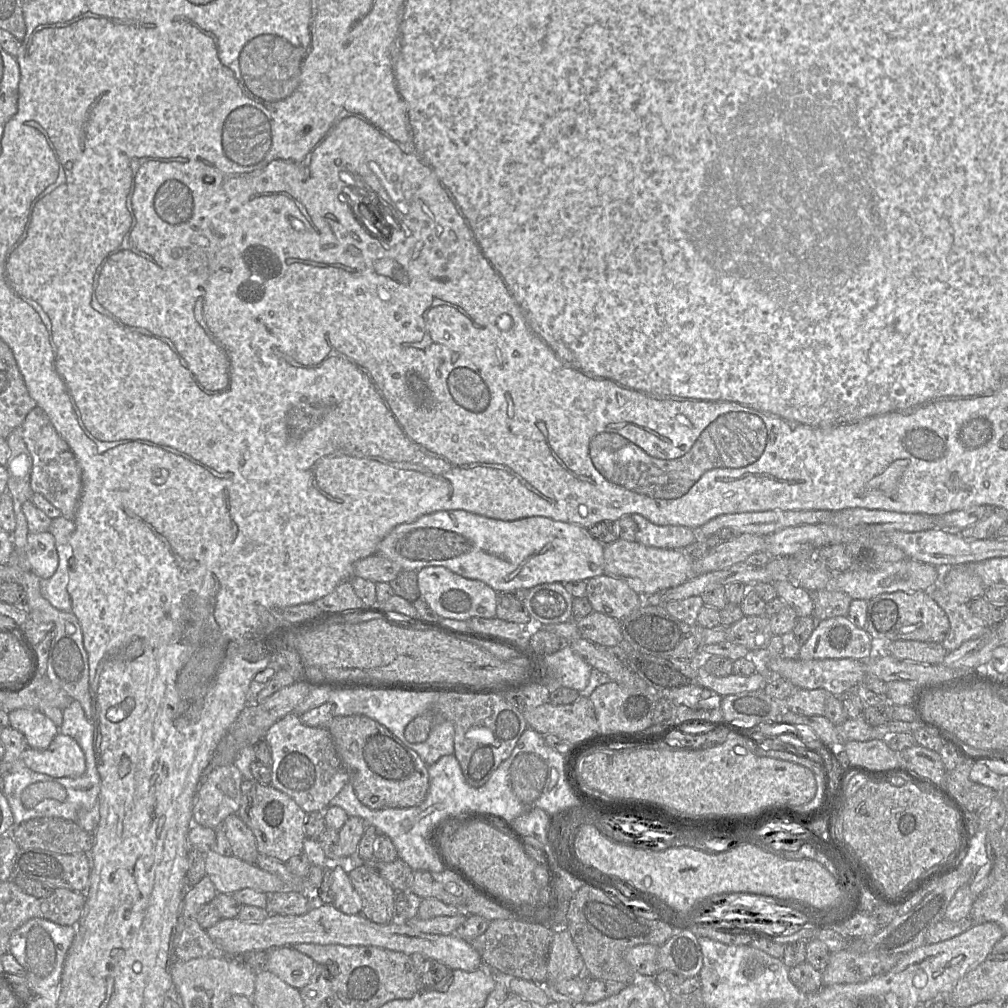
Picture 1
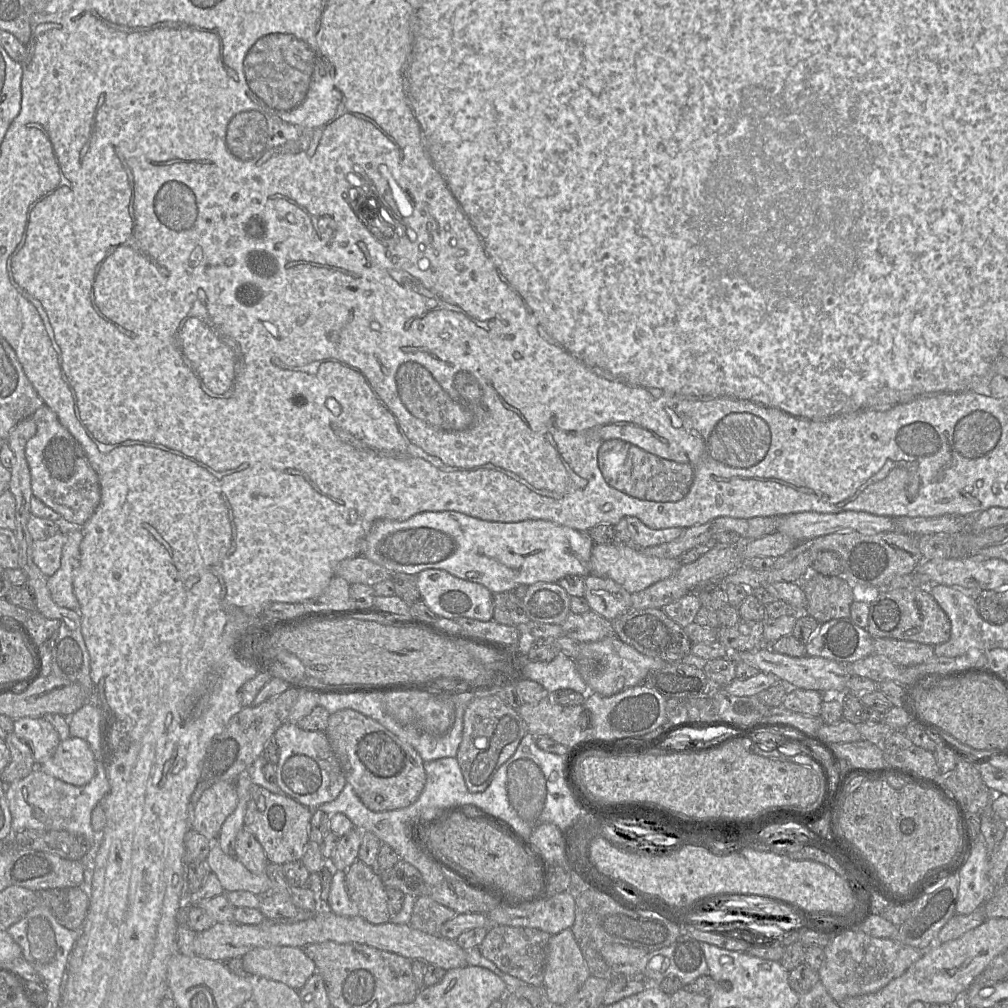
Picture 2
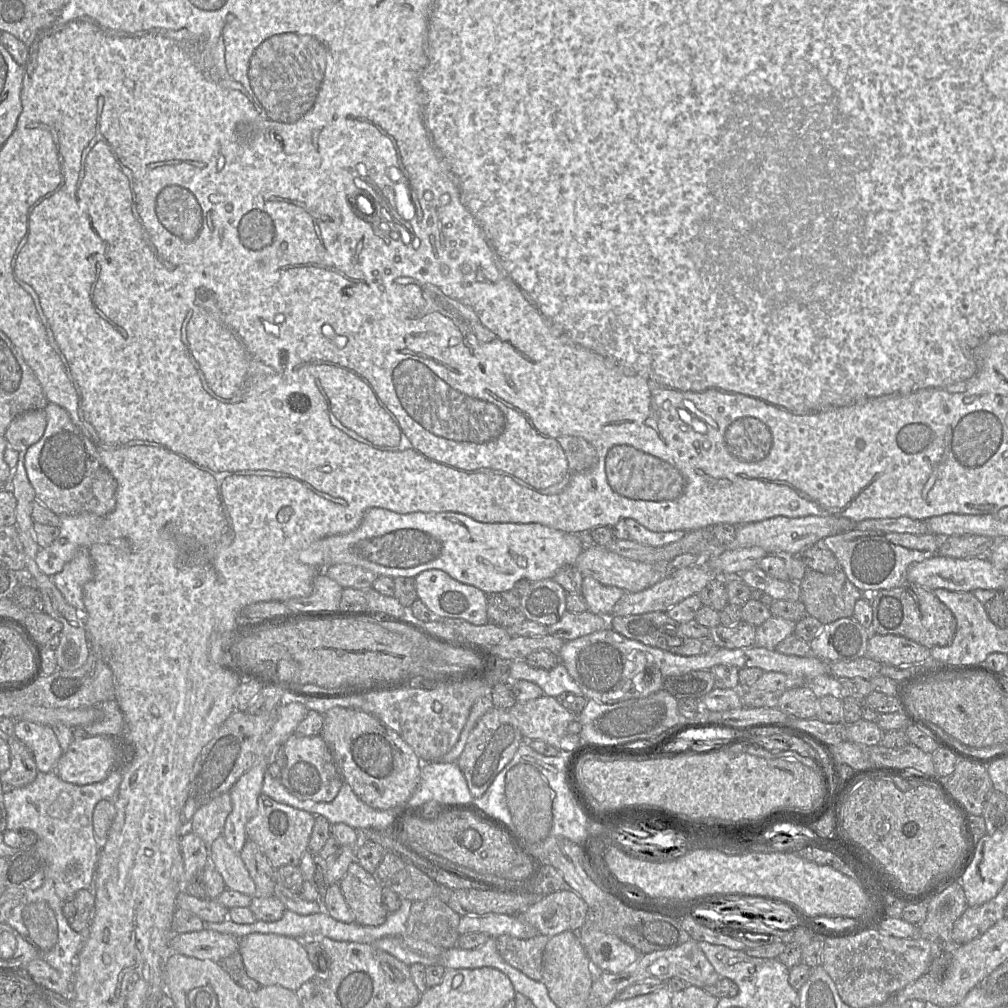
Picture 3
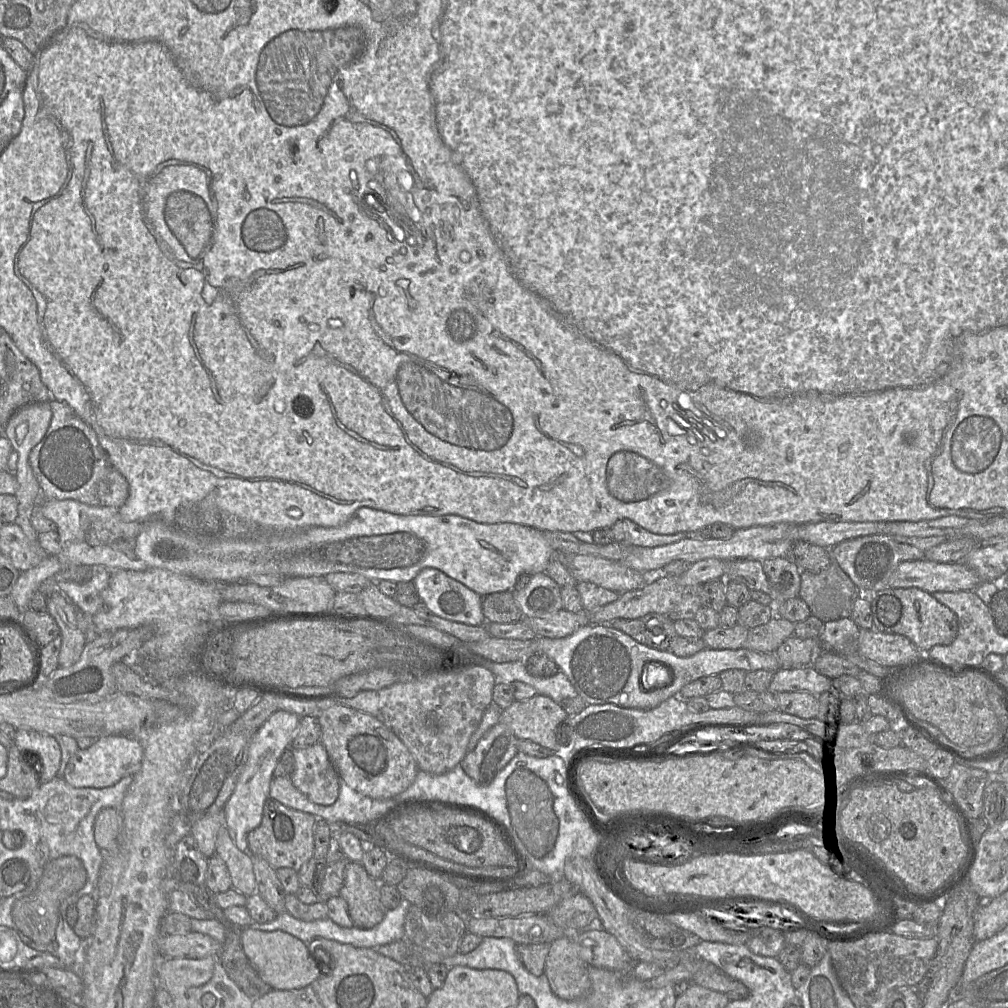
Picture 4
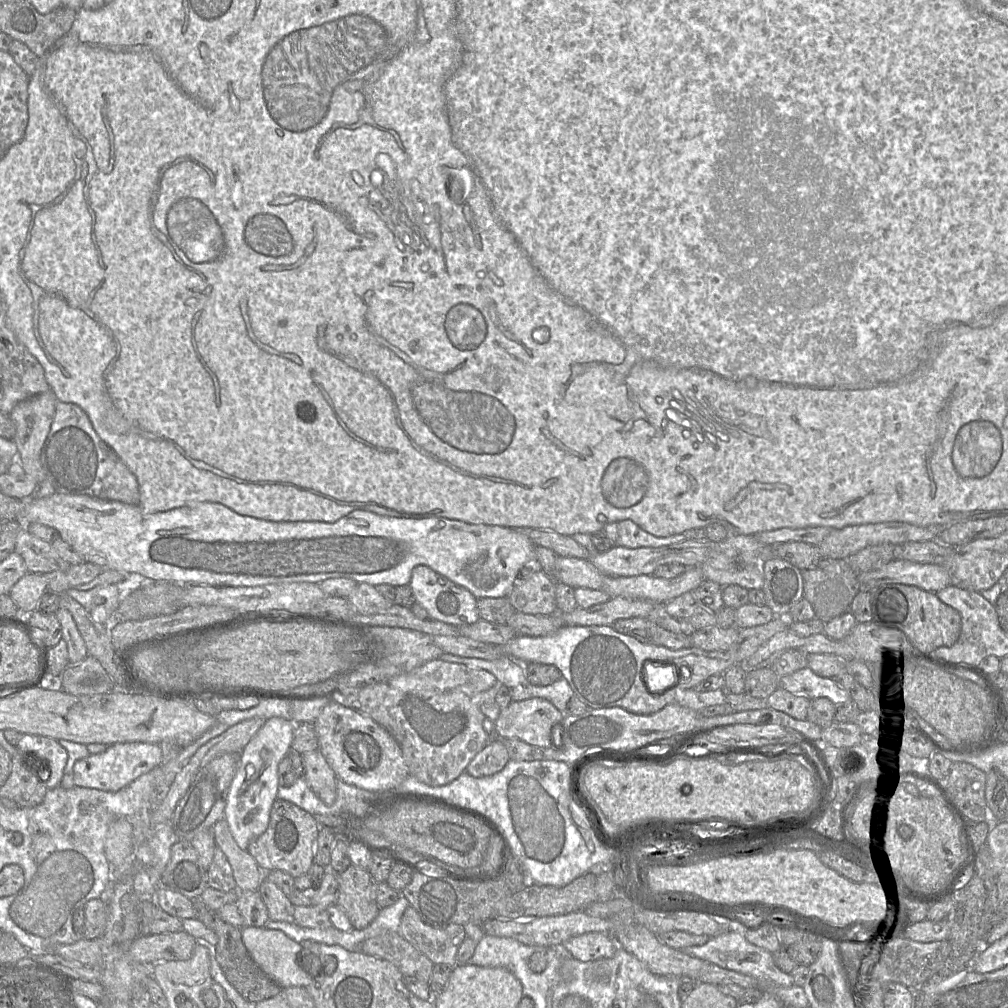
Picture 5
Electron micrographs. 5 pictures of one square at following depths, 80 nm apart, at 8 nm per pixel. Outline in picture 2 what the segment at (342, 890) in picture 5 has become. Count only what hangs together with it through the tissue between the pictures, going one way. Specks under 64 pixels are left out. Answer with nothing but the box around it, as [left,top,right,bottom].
[345,860,390,924]

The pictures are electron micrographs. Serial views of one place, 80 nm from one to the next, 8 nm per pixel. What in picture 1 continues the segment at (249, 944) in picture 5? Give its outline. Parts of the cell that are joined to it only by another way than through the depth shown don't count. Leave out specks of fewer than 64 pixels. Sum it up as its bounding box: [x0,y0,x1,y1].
[264,946,315,990]

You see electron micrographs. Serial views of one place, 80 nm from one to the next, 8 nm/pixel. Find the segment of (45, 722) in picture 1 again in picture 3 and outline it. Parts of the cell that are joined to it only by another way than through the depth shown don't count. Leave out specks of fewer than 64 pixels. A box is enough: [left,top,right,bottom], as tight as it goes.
[14,720,63,771]

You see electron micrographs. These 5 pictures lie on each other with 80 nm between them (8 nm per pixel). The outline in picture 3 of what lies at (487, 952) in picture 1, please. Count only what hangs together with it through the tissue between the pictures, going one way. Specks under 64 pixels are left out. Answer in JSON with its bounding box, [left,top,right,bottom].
[495,934,548,981]

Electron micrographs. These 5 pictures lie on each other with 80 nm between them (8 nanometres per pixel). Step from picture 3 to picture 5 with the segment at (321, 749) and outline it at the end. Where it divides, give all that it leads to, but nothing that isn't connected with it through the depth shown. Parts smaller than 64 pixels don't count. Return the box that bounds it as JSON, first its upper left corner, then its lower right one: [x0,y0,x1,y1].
[301,749,336,805]

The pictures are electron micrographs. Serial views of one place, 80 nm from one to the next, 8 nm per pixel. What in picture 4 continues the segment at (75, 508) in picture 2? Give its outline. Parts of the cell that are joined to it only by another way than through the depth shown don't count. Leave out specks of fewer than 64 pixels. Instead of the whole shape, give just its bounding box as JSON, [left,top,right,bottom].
[29,400,129,509]

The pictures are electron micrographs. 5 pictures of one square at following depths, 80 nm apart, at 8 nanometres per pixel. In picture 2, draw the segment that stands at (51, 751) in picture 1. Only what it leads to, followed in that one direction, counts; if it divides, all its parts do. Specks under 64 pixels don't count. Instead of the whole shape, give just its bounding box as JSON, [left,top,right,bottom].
[37,736,96,786]

